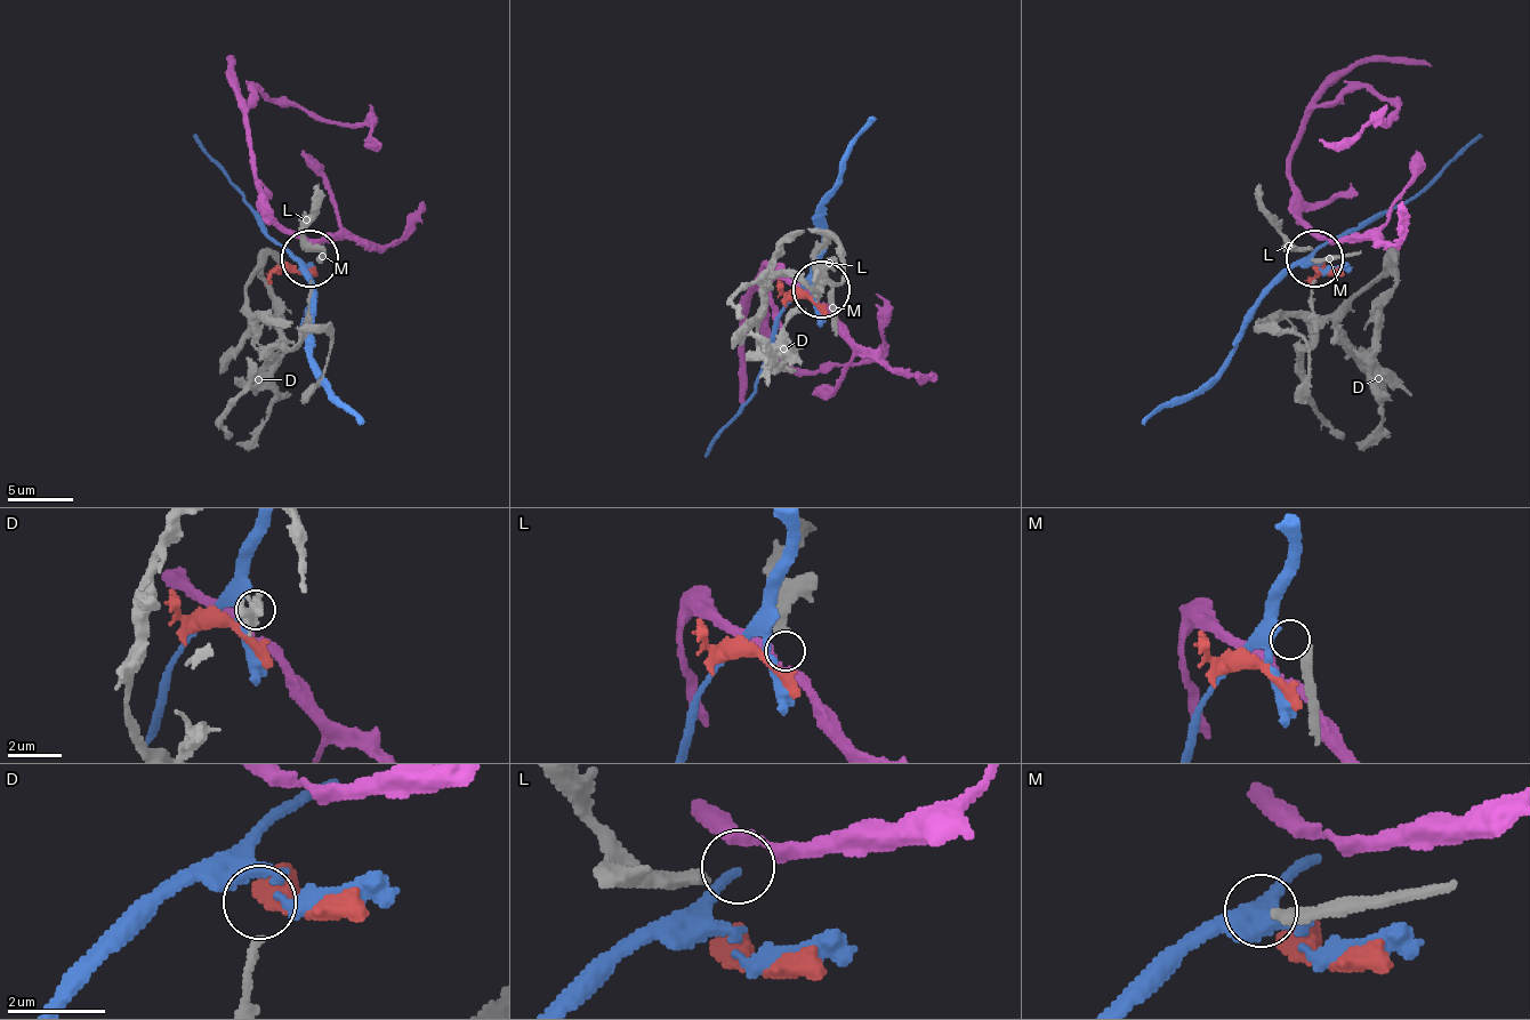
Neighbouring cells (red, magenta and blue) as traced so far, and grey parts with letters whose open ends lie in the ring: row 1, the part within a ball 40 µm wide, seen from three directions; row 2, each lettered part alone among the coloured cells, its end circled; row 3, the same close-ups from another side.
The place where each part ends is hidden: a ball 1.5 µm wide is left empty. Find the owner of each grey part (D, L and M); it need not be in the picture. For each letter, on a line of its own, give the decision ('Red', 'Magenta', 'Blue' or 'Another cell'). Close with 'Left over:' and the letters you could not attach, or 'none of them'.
D: Blue
L: Another cell
M: Another cell
Left over: L, M

